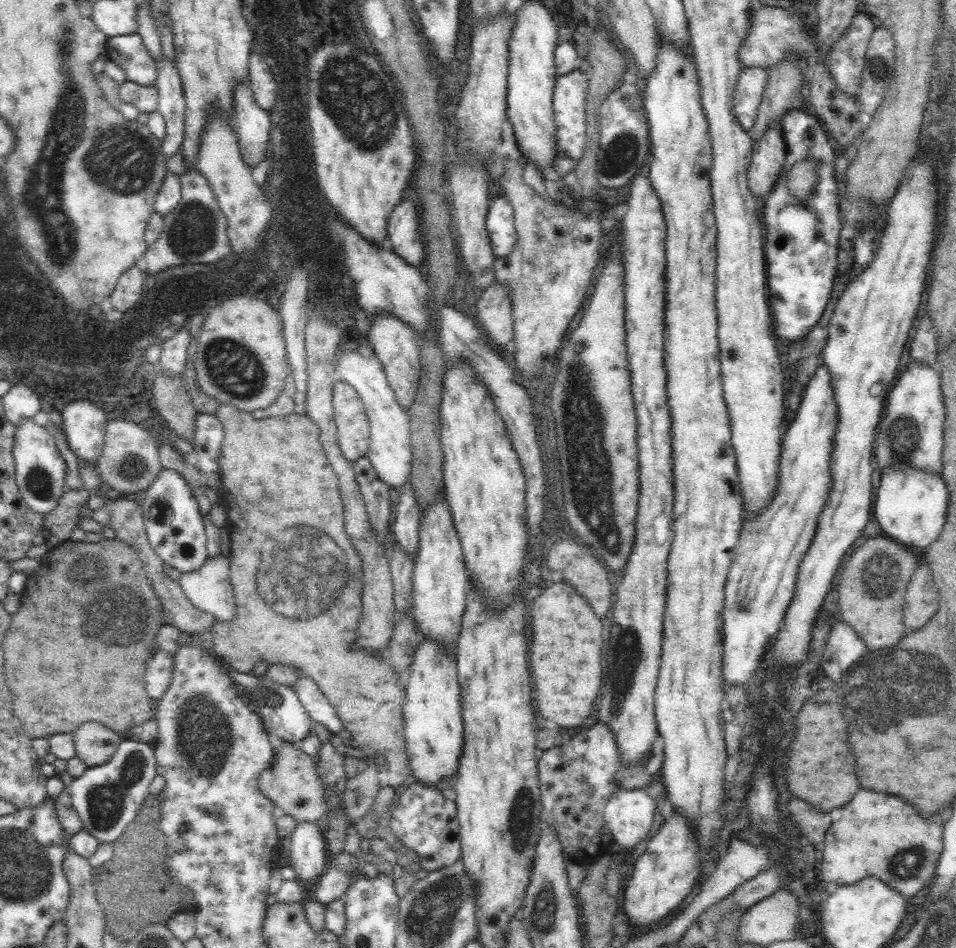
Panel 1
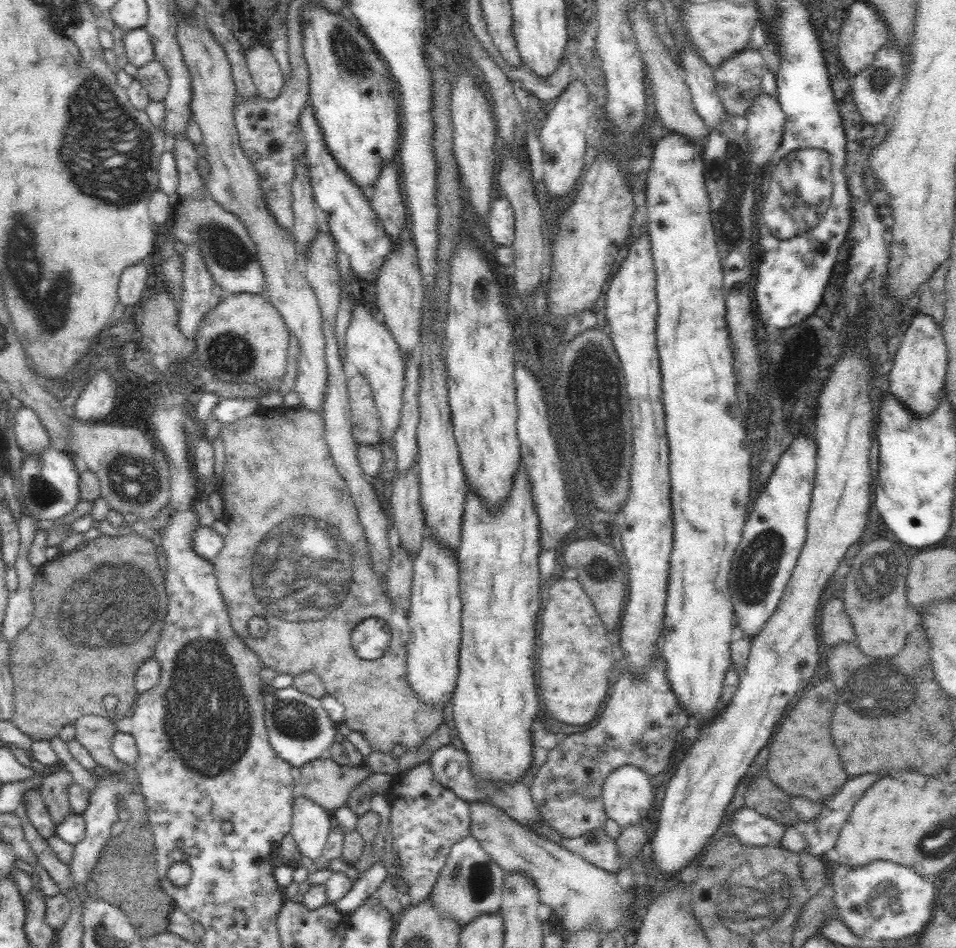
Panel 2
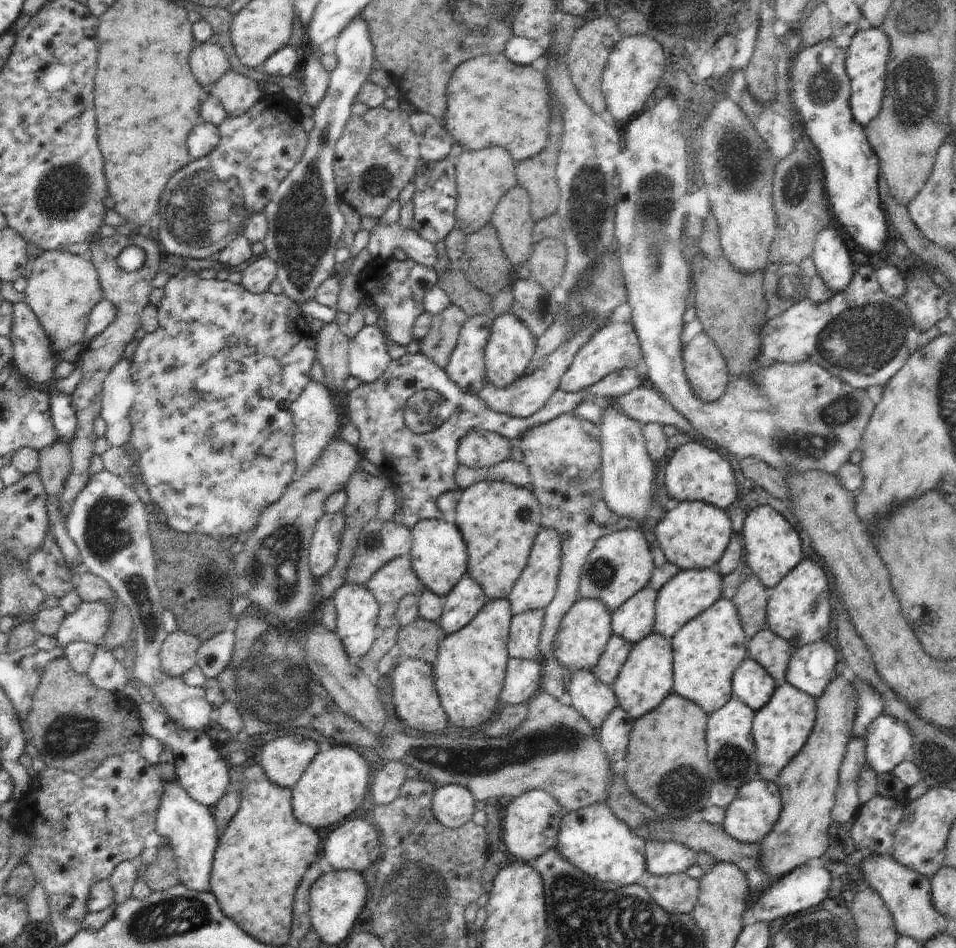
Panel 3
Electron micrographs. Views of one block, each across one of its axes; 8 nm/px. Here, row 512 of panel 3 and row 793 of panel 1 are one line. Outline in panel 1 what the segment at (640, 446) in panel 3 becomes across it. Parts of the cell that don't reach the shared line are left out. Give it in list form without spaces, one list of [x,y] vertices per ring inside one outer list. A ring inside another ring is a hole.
[[[619,788],[604,808],[604,821],[614,843],[633,849],[650,832],[656,820],[658,805],[647,788]]]

